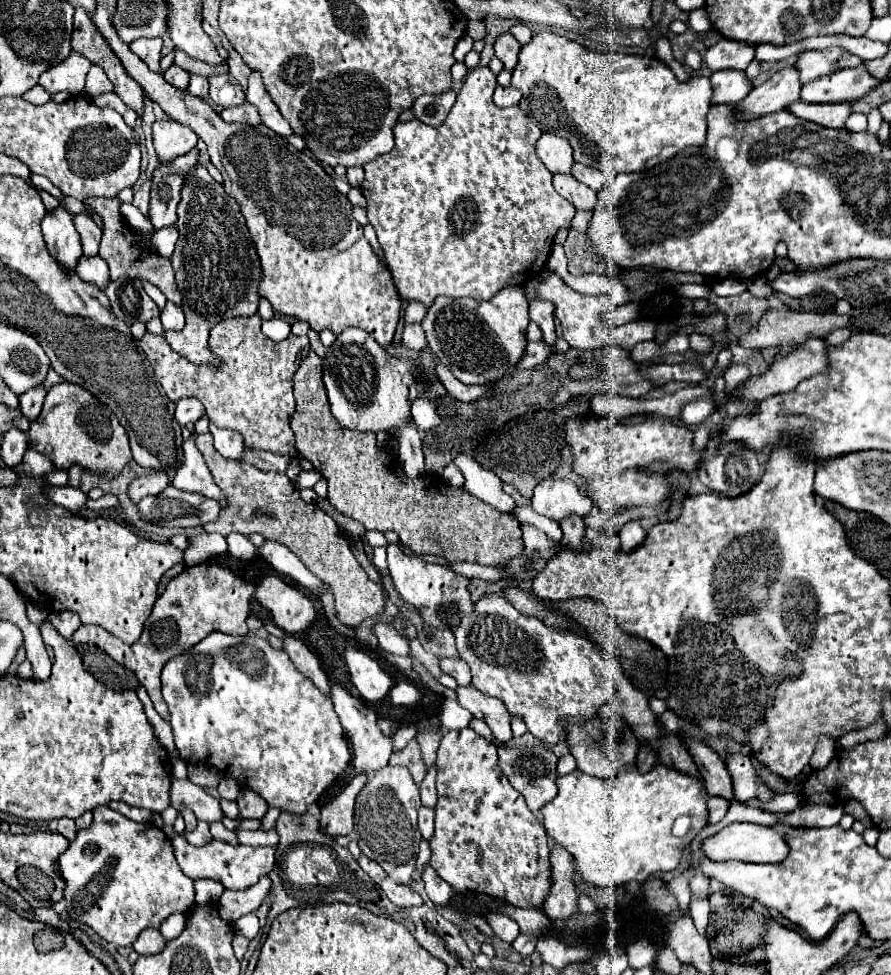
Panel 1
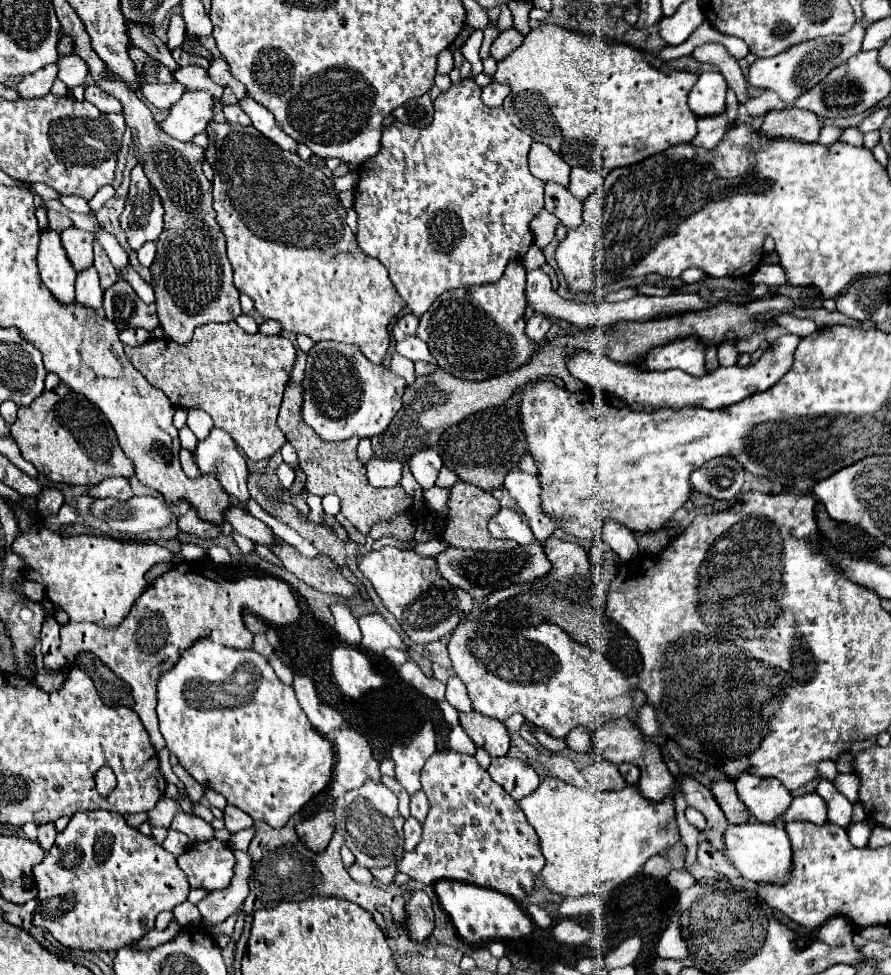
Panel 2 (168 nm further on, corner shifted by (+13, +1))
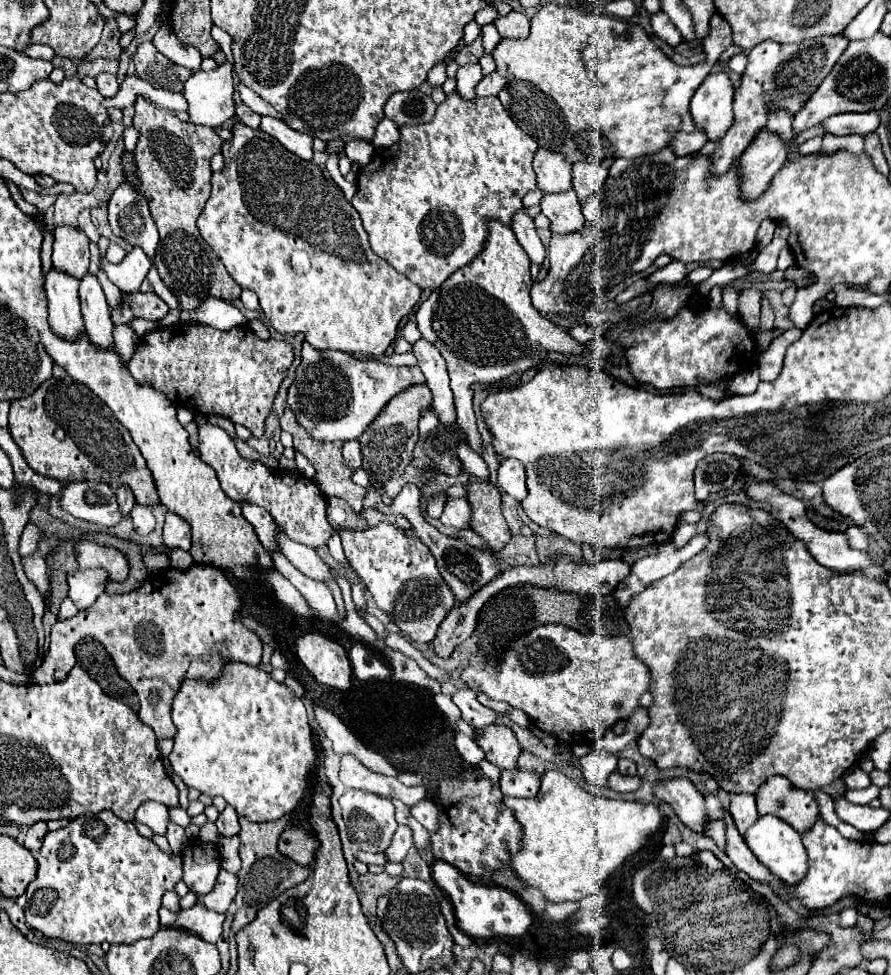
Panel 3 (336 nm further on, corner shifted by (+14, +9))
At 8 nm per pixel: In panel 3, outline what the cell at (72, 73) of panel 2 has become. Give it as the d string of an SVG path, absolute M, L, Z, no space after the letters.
M27 44L27 48L23 50L25 56L31 56L31 58L39 58L39 60L51 60L55 54L51 52L49 46L43 46L43 44Z

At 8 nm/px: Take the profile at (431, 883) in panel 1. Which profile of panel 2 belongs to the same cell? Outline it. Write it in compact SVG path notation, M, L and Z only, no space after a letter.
M414 892L408 900L408 918L406 924L410 928L412 940L426 940L434 930L434 912L432 902L426 892Z

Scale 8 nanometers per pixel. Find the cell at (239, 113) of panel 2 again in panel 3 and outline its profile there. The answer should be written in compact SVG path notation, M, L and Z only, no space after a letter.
M237 102L237 120L239 122L243 122L245 126L251 126L251 128L259 128L259 124L261 124L261 116L259 114L255 114L247 104L243 104L243 102Z

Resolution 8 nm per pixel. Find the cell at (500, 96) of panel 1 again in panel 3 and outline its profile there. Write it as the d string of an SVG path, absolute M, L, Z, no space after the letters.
M497 72L485 76L477 86L475 86L475 94L477 96L497 96L499 90L505 86L505 78Z

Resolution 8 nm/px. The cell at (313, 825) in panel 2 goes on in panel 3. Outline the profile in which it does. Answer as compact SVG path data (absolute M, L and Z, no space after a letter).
M287 826L277 842L277 848L279 852L293 860L295 864L301 864L301 866L311 866L313 860L315 860L315 848L319 846L317 838L313 832L309 830L303 830L303 828L293 828L293 826Z

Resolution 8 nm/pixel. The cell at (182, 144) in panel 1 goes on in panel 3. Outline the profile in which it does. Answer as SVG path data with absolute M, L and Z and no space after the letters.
M213 26L211 30L213 38L219 42L219 48L226 56L225 64L205 72L205 70L197 70L187 82L185 82L185 98L189 102L189 122L193 124L201 124L201 126L211 126L211 128L219 128L223 126L227 120L231 120L235 116L235 100L233 100L233 54L232 39L227 32L223 32L221 28Z

